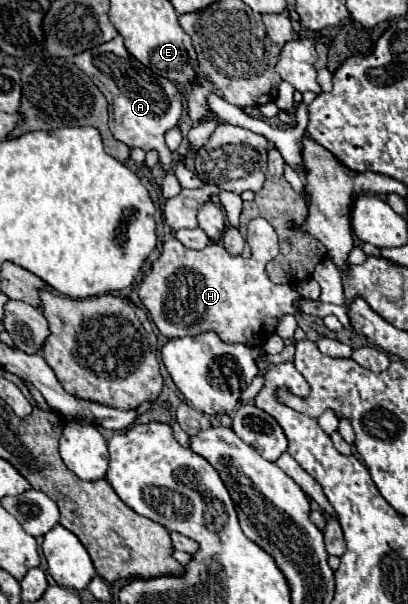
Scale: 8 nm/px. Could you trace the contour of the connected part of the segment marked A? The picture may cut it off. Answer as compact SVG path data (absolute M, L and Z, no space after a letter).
M121 36L77 54L75 64L89 78L99 80L103 88L111 92L113 96L113 122L111 122L113 136L131 148L139 146L143 150L157 150L163 168L169 170L173 166L173 156L163 136L169 128L177 126L181 108L183 108L181 94L175 88L175 84L163 76L153 74L135 58L131 66L131 54L127 52Z

